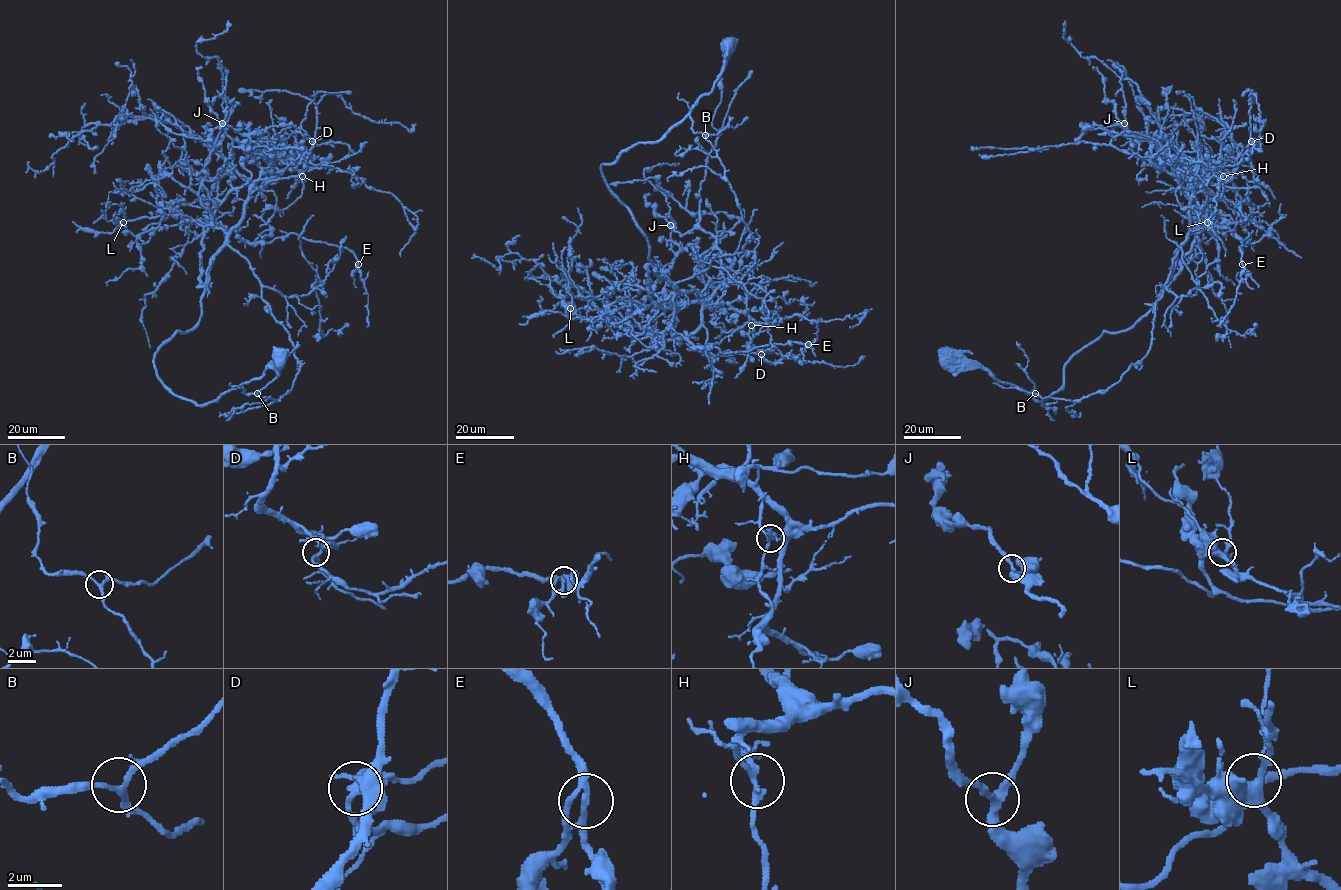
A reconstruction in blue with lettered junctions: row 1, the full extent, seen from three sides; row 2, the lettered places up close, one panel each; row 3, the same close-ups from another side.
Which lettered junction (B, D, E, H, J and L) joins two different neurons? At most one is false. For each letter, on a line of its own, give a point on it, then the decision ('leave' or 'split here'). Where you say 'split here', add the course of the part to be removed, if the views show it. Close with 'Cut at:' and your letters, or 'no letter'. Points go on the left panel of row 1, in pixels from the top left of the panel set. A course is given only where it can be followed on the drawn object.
B: at (257, 393); leave
D: at (312, 141); leave
E: at (358, 264); leave
H: at (302, 176); leave
J: at (222, 123); leave
L: at (123, 222); leave
Cut at: no letter

